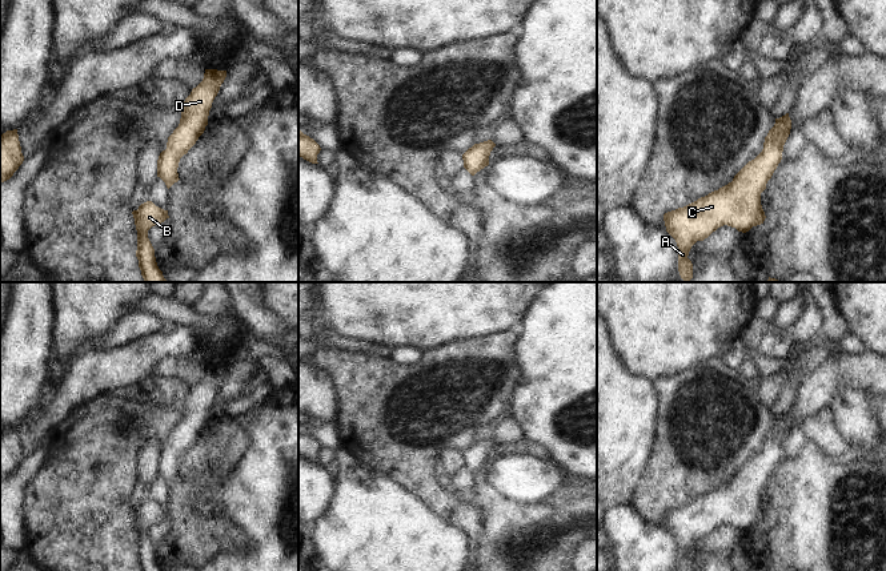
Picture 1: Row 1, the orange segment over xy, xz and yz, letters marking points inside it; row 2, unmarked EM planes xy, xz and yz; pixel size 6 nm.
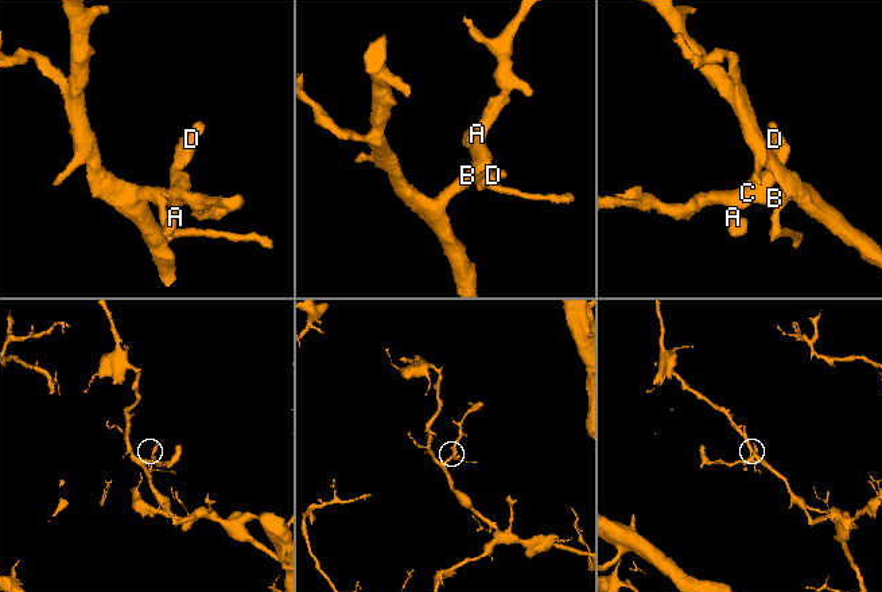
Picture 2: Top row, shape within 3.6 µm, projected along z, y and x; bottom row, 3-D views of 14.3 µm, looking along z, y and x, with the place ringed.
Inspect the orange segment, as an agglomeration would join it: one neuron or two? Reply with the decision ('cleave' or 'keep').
keep

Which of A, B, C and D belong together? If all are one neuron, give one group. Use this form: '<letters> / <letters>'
A B C D

